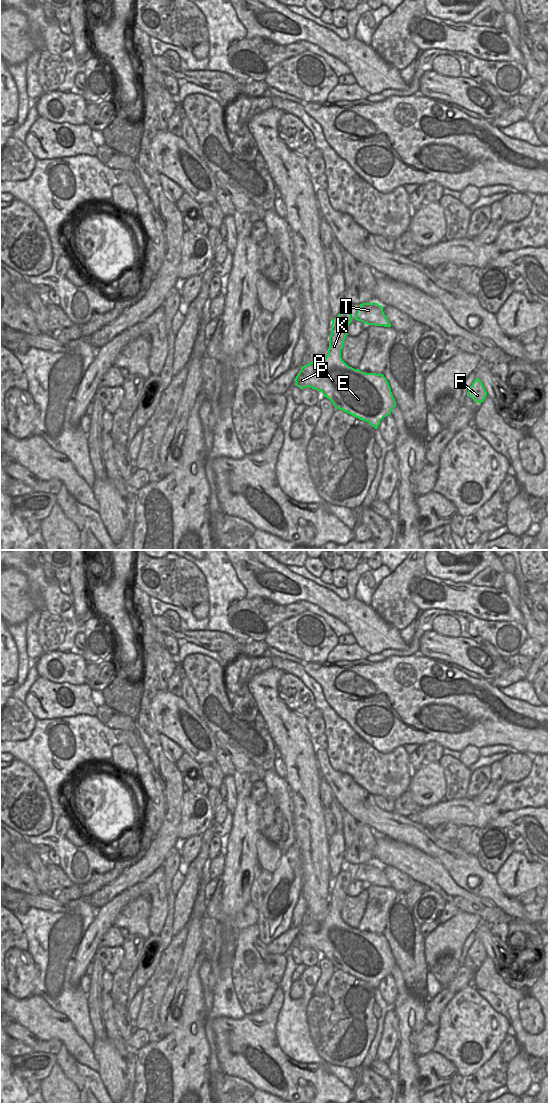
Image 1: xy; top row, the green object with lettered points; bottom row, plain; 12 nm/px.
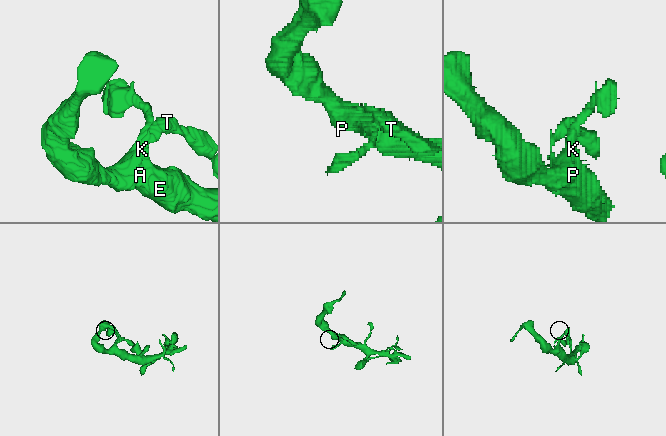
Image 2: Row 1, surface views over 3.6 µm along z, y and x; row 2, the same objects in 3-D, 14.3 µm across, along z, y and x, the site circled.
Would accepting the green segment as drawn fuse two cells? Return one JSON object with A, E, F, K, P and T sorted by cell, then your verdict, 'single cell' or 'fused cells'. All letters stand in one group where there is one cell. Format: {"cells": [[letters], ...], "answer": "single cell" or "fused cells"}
{"cells": [["A", "E", "F", "K", "P", "T"]], "answer": "single cell"}

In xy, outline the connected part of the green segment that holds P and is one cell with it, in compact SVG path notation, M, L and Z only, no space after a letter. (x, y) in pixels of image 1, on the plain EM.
M341 870L338 876L332 879L327 916L320 924L310 922L302 926L294 939L295 946L301 949L310 947L320 951L324 957L332 962L335 969L342 970L362 981L366 981L377 989L380 981L391 974L392 969L396 966L396 961L383 934L364 933L358 928L354 929L348 926L342 920L341 910L351 882L351 874L346 870Z

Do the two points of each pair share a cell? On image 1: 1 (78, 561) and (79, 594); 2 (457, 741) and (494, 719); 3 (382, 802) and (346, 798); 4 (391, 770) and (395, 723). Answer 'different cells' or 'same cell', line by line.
1: same cell
2: same cell
3: different cells
4: different cells

